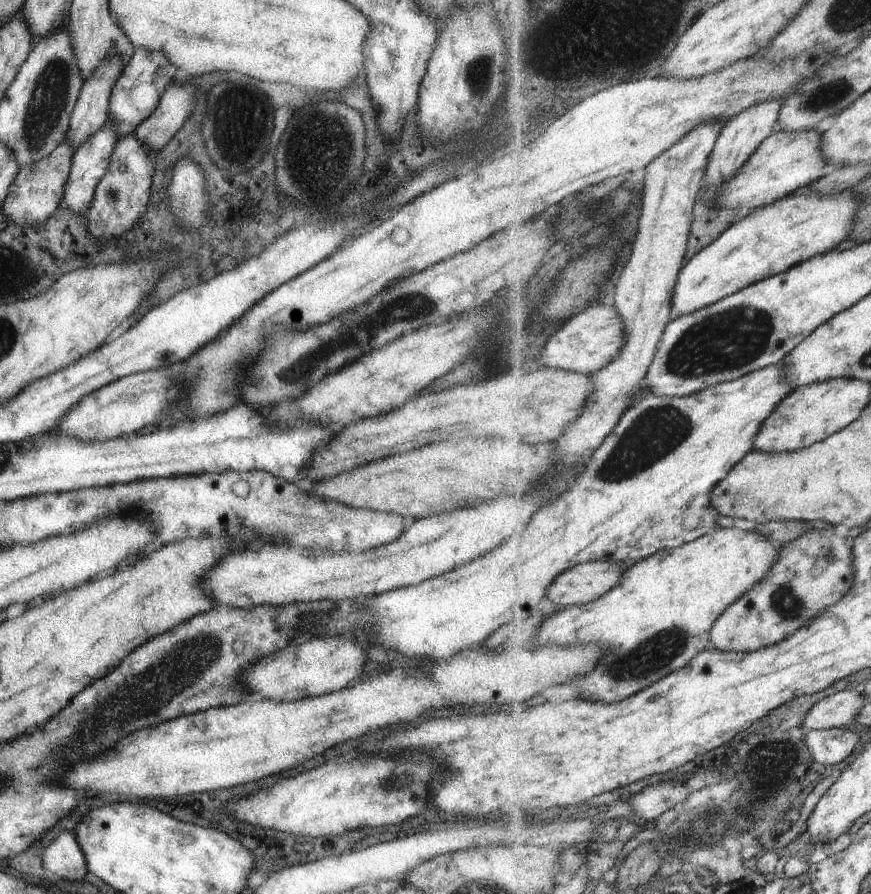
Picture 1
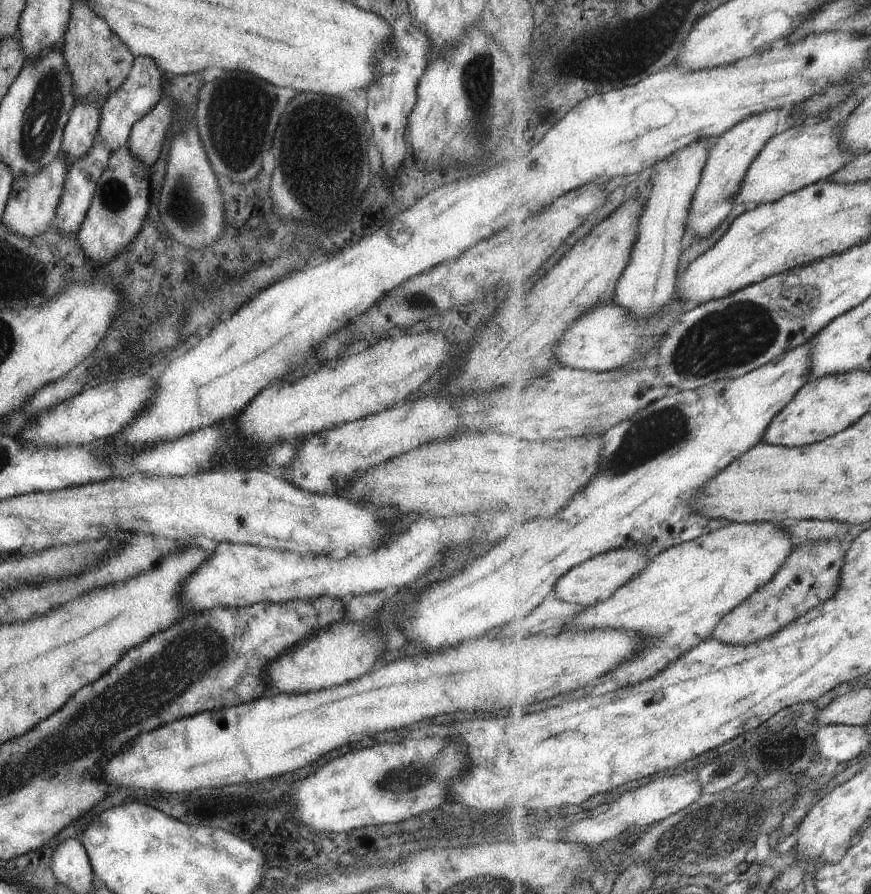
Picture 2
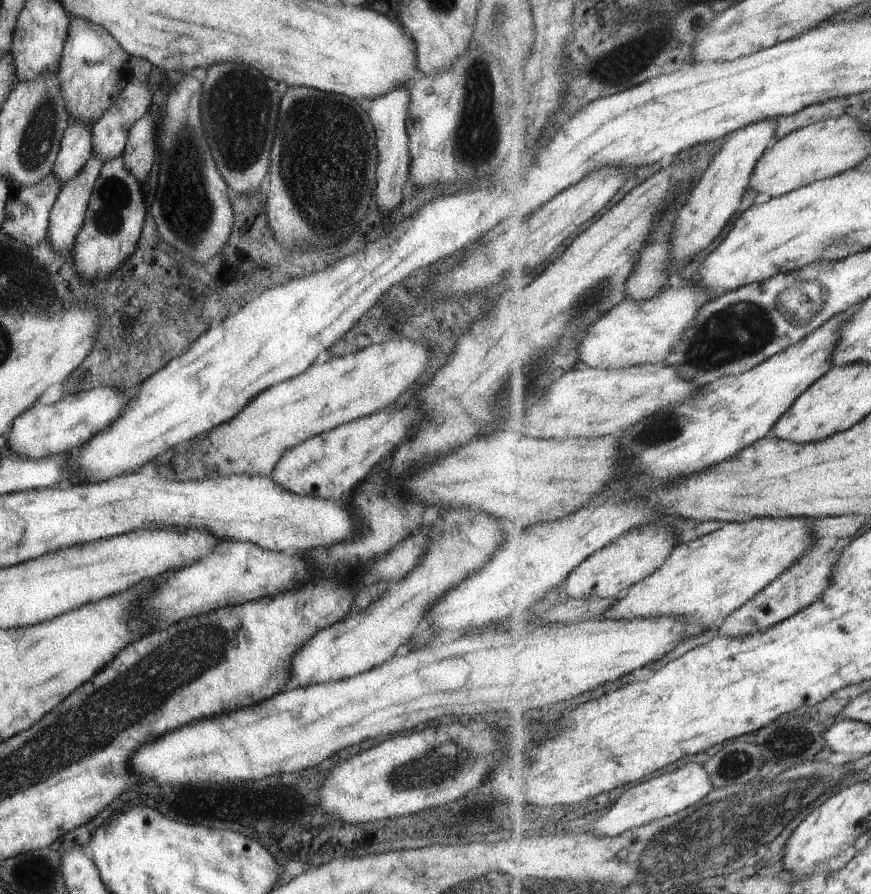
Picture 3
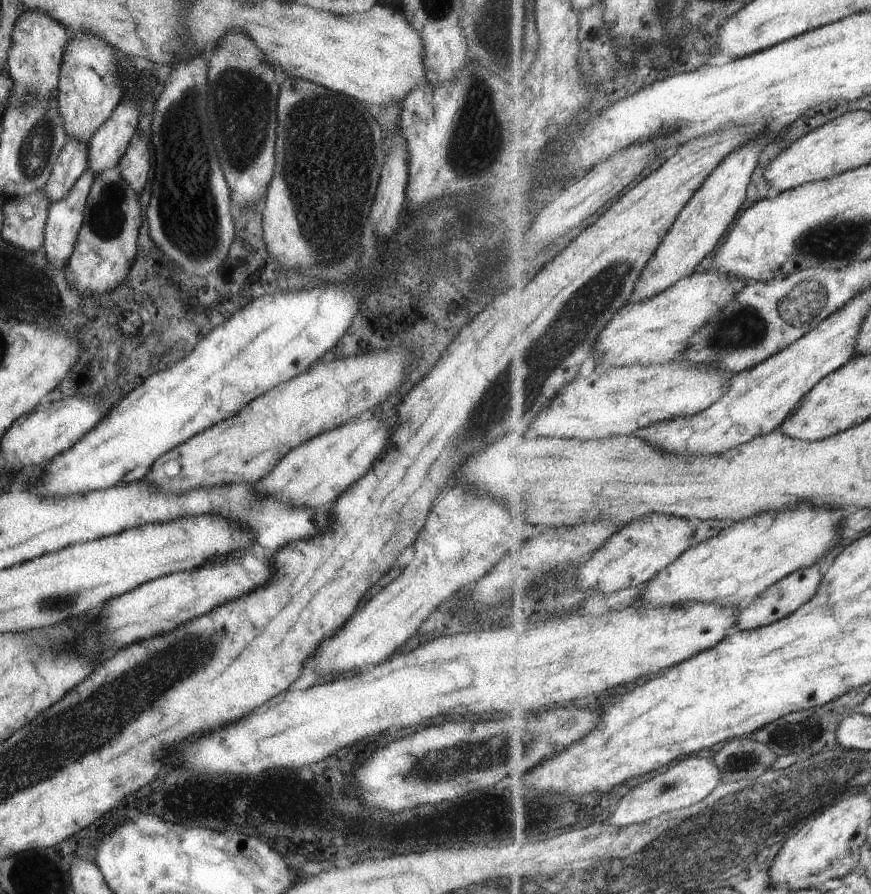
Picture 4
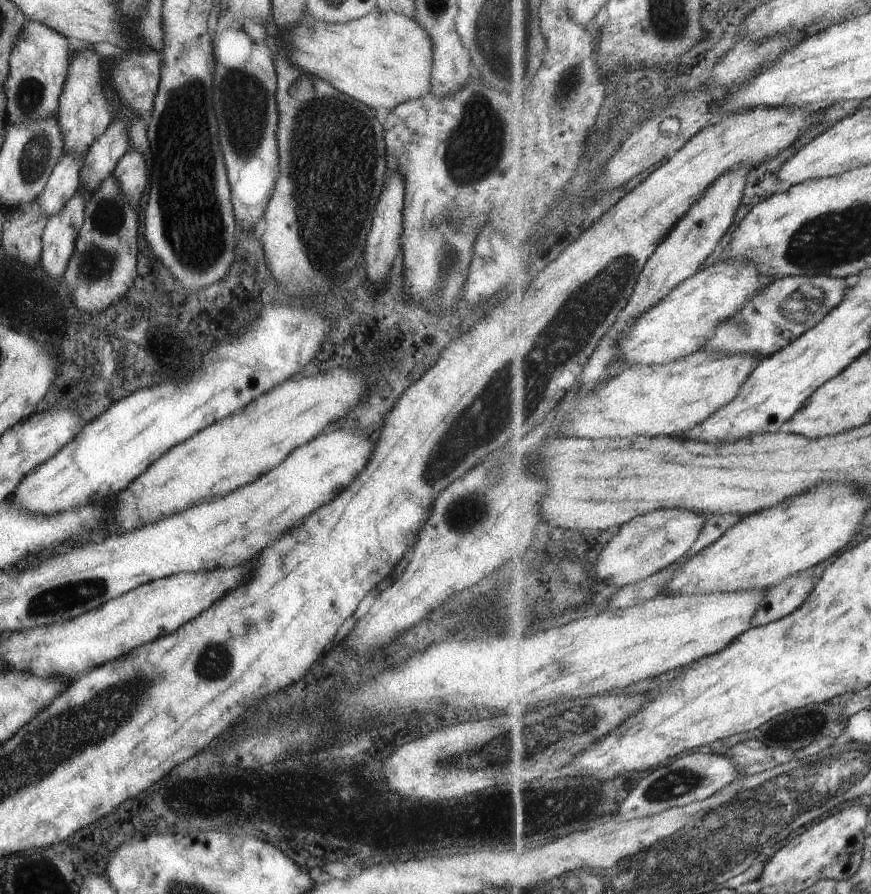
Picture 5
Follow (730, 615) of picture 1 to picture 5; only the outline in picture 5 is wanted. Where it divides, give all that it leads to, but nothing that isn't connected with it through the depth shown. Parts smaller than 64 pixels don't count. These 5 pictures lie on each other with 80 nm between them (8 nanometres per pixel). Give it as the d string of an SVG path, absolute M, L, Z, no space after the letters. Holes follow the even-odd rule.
M793 575L786 578L779 586L771 587L766 602L758 610L752 626L768 625L801 608L813 592L811 577Z

